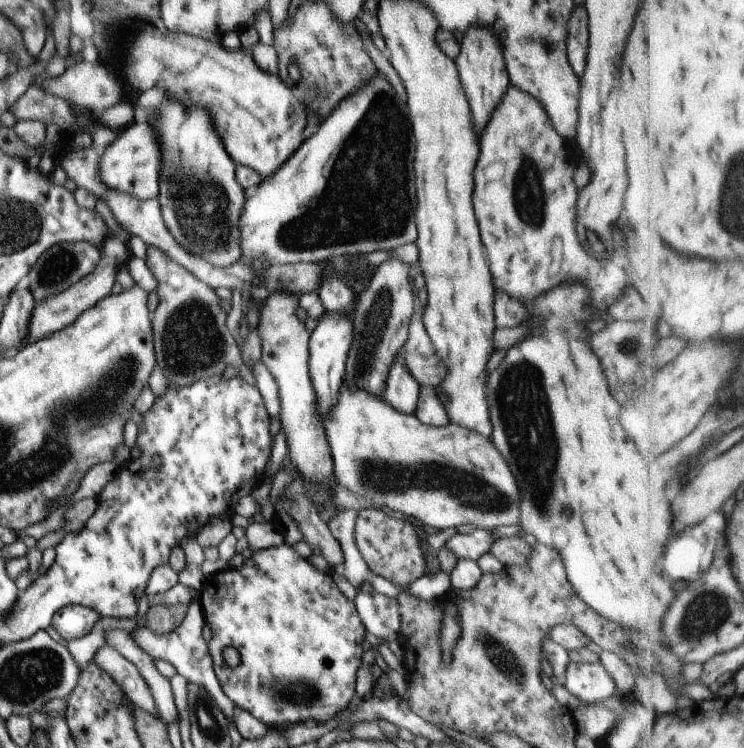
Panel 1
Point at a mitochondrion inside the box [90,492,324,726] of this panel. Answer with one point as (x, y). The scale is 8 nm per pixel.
(301, 693)

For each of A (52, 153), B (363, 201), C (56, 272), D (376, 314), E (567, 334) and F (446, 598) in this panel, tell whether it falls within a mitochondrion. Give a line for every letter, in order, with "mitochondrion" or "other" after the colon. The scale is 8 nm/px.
A: other
B: mitochondrion
C: mitochondrion
D: mitochondrion
E: other
F: other

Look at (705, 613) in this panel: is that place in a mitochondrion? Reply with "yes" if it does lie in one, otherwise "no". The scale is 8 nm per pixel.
yes

